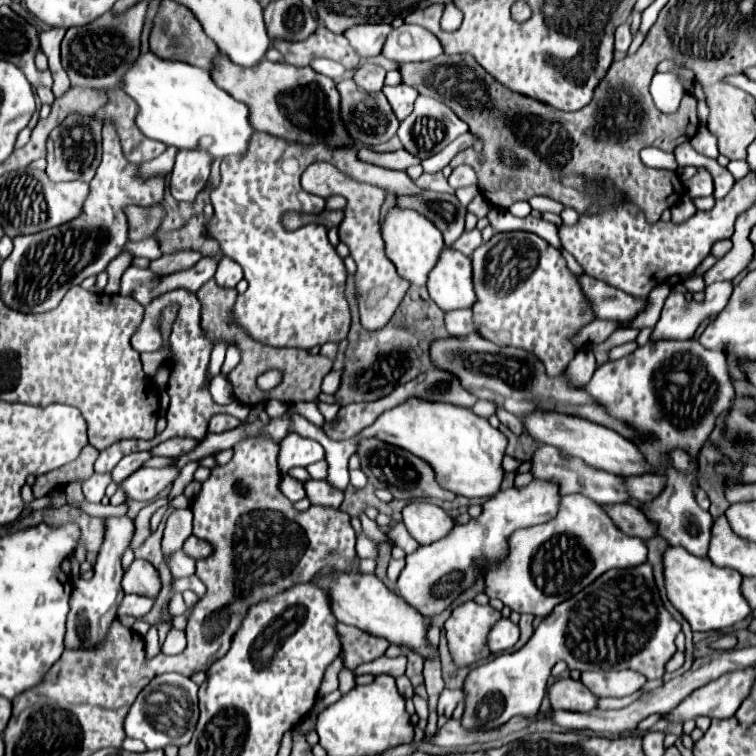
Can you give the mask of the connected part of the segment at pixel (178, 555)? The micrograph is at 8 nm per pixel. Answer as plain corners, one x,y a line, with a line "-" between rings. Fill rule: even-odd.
180,548
176,552
172,552
166,560
172,576
190,576
194,574
194,560

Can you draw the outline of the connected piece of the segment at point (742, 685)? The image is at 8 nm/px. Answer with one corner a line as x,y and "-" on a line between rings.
730,672
728,676
720,676
720,680
712,680
706,686
694,690
674,710
662,714
662,718
680,724
686,720
696,720
698,716
716,718
718,706
720,706
720,720
732,718
750,688
752,688
752,672

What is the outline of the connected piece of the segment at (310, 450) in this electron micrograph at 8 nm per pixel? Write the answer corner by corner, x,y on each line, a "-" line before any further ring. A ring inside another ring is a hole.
290,432
280,444
278,460
280,460
280,472
282,474
286,474
290,468
296,468
296,466
306,468
306,466
310,466
322,458
324,458
324,448
314,440
302,438
296,432

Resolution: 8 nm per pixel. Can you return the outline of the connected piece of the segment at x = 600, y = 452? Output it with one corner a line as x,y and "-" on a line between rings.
528,416
528,420
524,420
524,426
536,440
560,448
566,458
576,456
582,458
588,466
604,468
620,476
652,474
652,466
648,464
640,448
630,440
624,440
624,436
612,432
610,428
600,428
596,424
588,424
586,420
572,420
572,416

